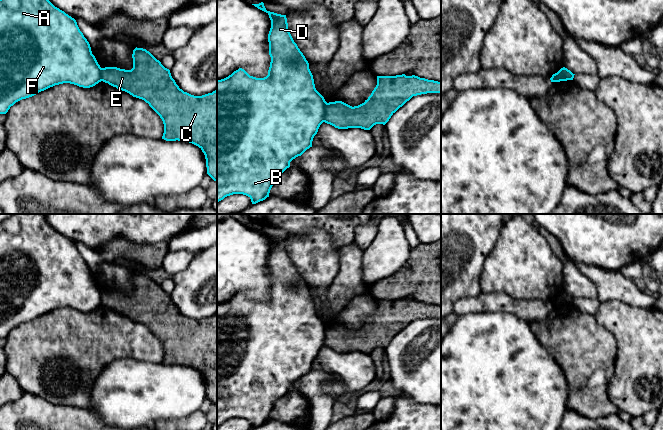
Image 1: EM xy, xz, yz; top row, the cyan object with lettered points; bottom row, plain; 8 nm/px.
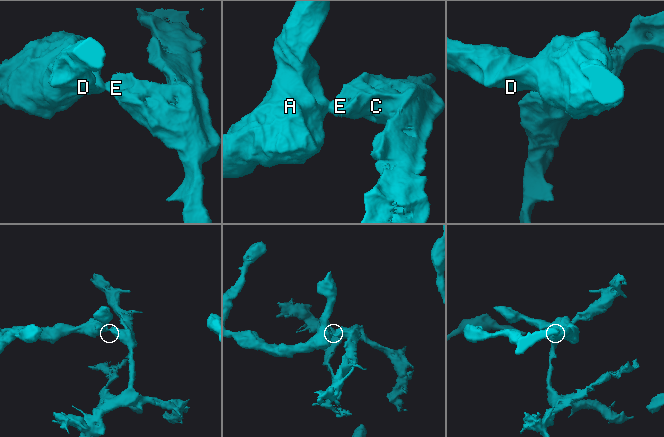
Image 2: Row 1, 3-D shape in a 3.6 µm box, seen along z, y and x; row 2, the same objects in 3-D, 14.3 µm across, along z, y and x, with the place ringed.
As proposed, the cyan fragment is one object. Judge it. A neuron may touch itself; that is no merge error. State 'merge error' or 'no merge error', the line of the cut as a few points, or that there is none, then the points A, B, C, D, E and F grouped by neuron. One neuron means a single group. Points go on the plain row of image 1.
merge error; cut in xz along (327, 327), (323, 345); A B D F / C E

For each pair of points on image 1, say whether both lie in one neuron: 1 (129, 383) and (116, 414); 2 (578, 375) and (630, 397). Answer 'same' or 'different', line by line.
1: same
2: different

